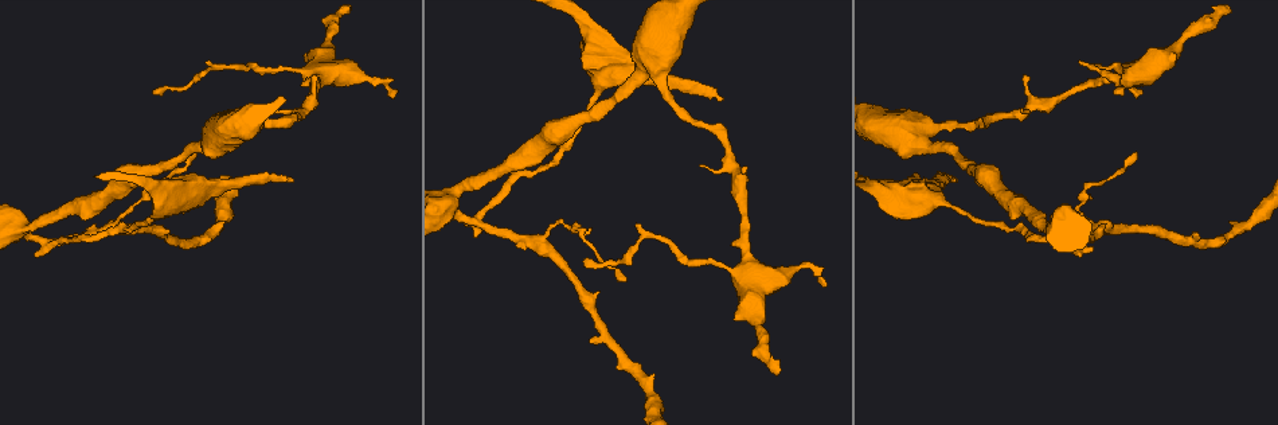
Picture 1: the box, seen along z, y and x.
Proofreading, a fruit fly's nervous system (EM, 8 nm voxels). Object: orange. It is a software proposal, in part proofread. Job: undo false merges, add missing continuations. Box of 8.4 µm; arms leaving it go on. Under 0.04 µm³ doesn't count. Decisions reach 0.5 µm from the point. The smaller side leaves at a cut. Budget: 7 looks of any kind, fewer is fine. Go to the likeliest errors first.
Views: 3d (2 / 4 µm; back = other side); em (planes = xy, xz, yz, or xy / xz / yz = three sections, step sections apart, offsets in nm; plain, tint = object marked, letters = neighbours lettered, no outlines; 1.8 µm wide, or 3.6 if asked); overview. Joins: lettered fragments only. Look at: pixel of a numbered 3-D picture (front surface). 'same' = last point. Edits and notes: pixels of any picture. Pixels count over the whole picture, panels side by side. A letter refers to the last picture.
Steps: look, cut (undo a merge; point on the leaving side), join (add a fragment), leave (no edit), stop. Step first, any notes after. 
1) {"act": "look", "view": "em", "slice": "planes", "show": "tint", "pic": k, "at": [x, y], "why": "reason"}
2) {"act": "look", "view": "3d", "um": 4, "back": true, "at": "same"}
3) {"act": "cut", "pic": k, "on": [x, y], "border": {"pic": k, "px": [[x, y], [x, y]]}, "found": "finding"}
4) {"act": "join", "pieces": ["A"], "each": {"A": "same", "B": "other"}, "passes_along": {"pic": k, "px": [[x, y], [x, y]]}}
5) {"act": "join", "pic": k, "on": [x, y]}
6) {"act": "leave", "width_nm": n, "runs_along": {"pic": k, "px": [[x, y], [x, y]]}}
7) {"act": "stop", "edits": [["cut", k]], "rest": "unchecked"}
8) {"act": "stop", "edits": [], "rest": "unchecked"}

{"act": "look", "view": "3d", "um": 2, "pic": 1, "at": [473, 222], "why": "abrupt turn"}

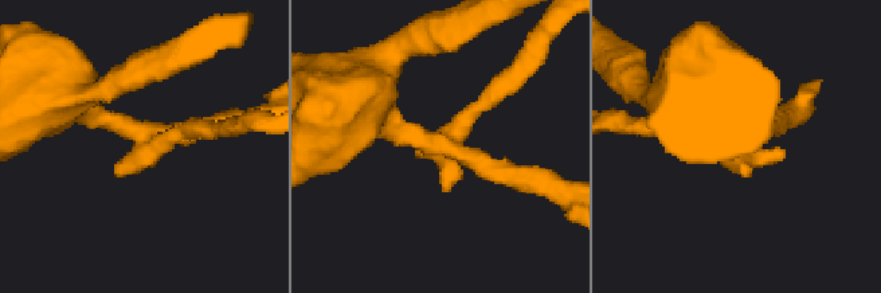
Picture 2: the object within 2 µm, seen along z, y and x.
{"act": "look", "view": "em", "slice": "planes", "show": "letters", "pic": 2, "at": [145, 139], "arms": 3, "why": "need the tissue"}

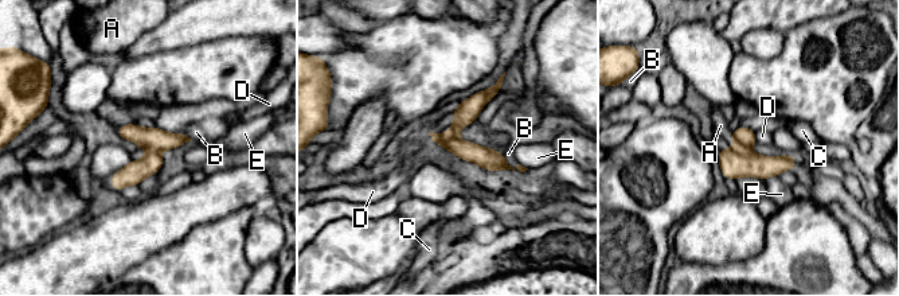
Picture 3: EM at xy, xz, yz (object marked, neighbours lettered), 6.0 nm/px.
{"act": "cut", "pic": 3, "on": [135, 171], "each": {"A": "other", "B": "other", "C": "other", "D": "other", "E": "other"}, "part_leaving": {"pic": 3, "px": [[496, 88], [485, 94], [453, 131]]}, "found": "a second neuron is stuck on"}

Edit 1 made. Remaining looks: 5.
{"act": "look", "view": "overview", "why": "redraw"}

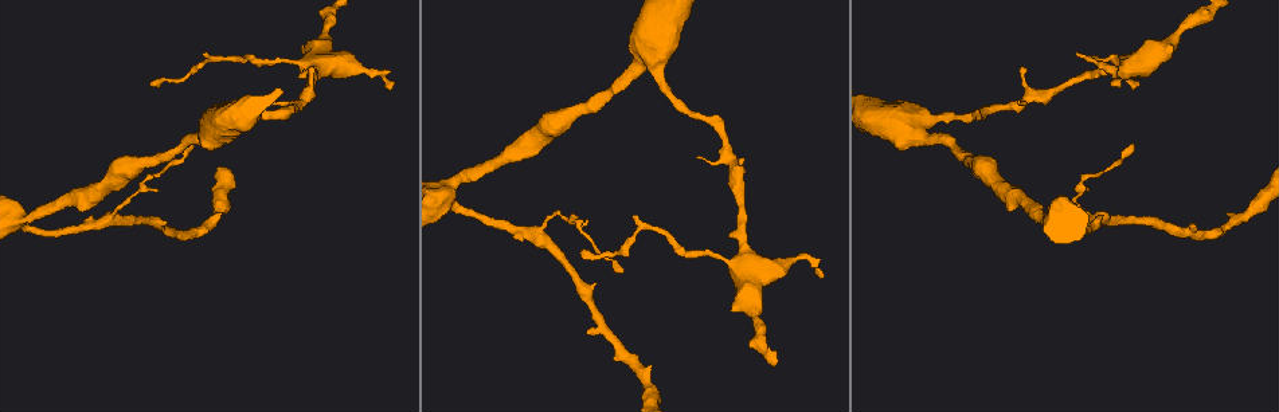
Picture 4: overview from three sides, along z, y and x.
{"act": "look", "view": "em", "slice": "xy", "step": 16, "show": "letters", "pic": 4, "at": [392, 81], "why": "tapers out"}

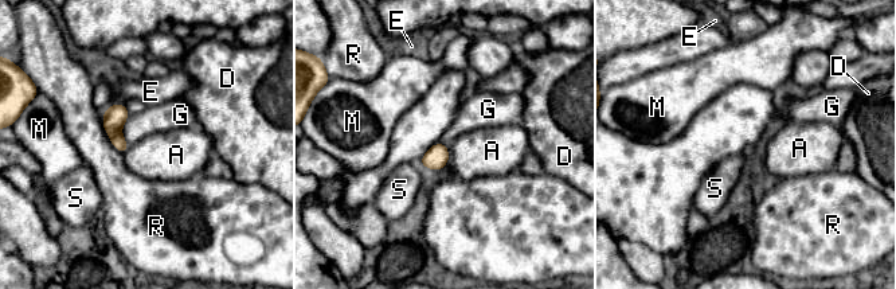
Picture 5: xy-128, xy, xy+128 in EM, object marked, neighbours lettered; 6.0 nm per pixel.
{"act": "leave", "each": {"A": "other", "D": "other", "E": "other", "G": "other", "M": "other", "R": "other", "S": "other"}, "border": {"pic": 5, "px": [[129, 114], [121, 129], [128, 145]]}, "found": "none of them fits"}

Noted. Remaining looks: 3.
{"act": "look", "view": "3d", "um": 2, "pic": 4, "at": [1024, 71]}

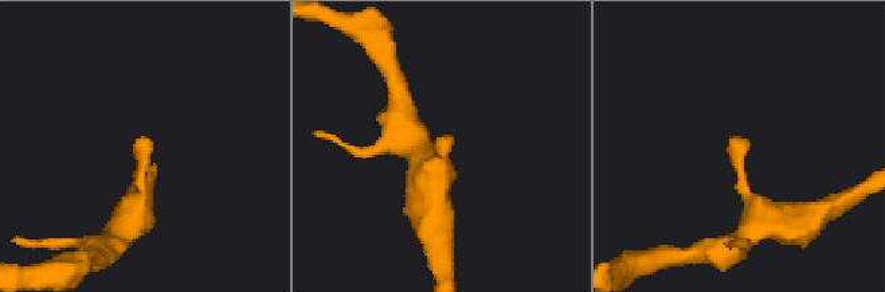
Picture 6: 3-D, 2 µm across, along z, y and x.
{"act": "look", "view": "em", "um": 3.6, "slice": "planes", "show": "letters", "pic": 6, "at": [448, 140], "why": "shape alone is not enough"}

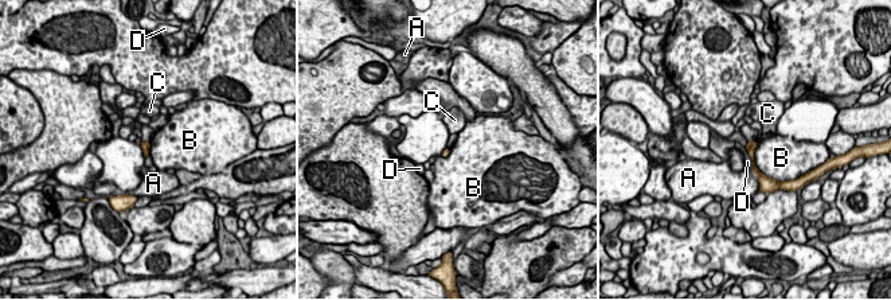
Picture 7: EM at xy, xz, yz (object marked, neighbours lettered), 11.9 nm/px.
{"act": "leave", "each": {"A": "other", "B": "other", "C": "other", "D": "other"}, "border": {"pic": 7, "px": [[745, 147], [753, 170]]}, "found": "no lettered fragment goes on from it"}

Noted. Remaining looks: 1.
{"act": "stop", "edits": [["cut", 3]], "rest": "unchecked"}

